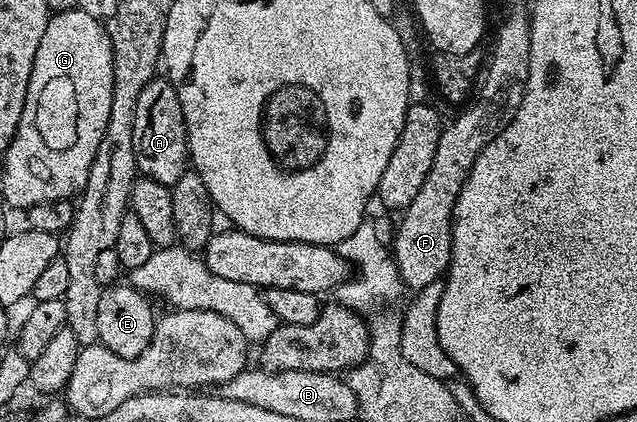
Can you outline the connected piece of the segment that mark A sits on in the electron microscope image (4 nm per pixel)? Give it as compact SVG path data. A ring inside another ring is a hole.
M155 77L139 93L139 105L133 126L133 148L138 172L146 179L159 181L167 188L183 177L190 166L189 135L185 132L185 118L177 91L168 78Z

